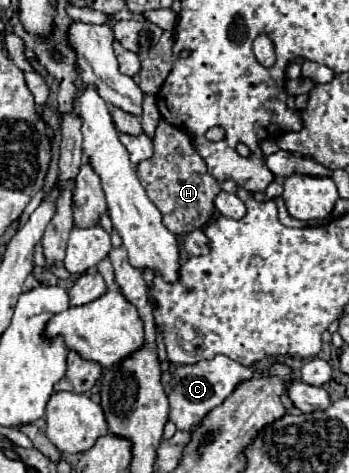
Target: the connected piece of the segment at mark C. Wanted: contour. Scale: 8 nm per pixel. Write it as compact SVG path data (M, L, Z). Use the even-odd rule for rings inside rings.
M215 356L213 360L203 360L199 364L191 366L177 366L173 376L173 390L169 394L169 418L175 422L177 430L189 430L195 422L201 422L205 414L209 414L213 408L217 408L231 392L245 380L253 378L253 370L227 358L227 356Z

